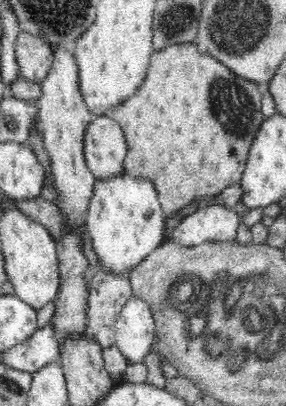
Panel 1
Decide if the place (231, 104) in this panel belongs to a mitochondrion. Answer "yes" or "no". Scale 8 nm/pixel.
yes

